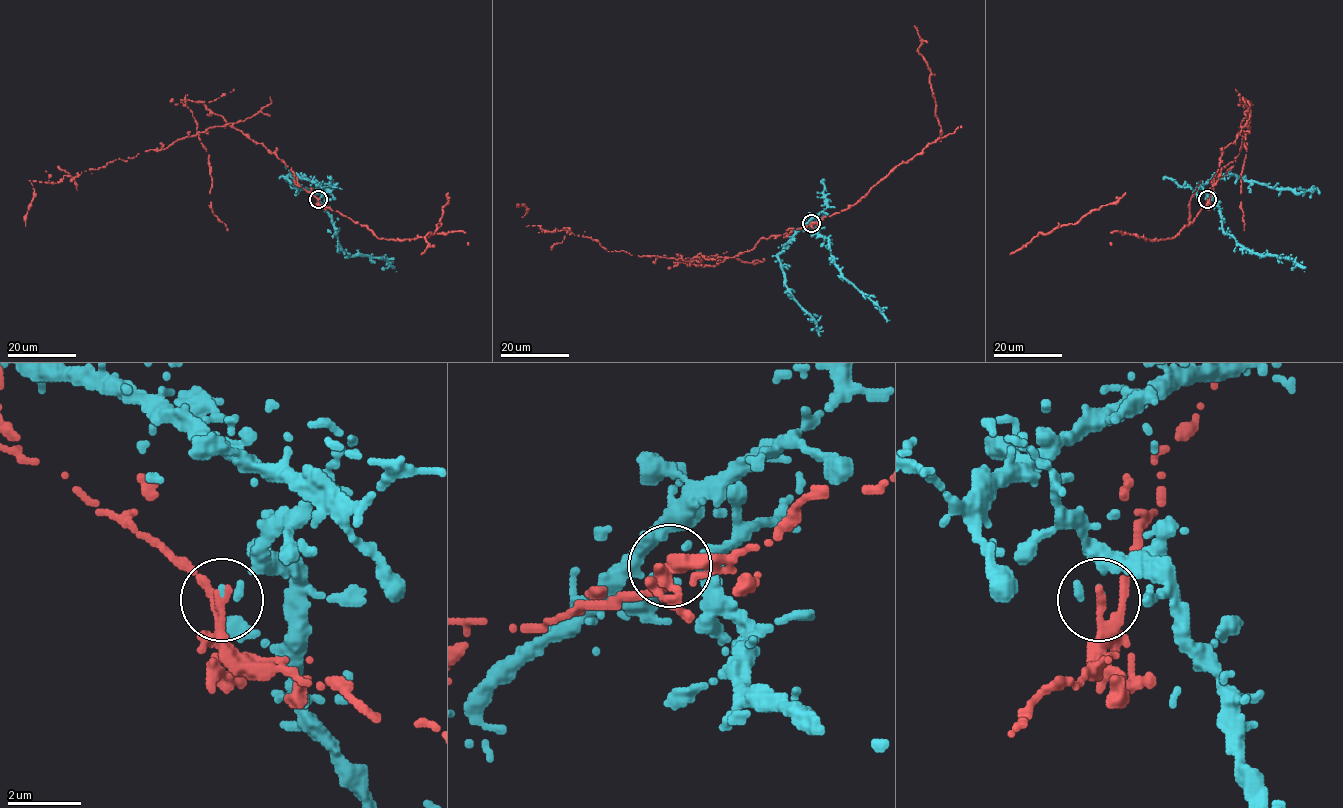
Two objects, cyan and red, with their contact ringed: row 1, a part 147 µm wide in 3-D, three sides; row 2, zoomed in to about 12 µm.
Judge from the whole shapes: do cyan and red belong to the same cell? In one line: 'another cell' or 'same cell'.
another cell

